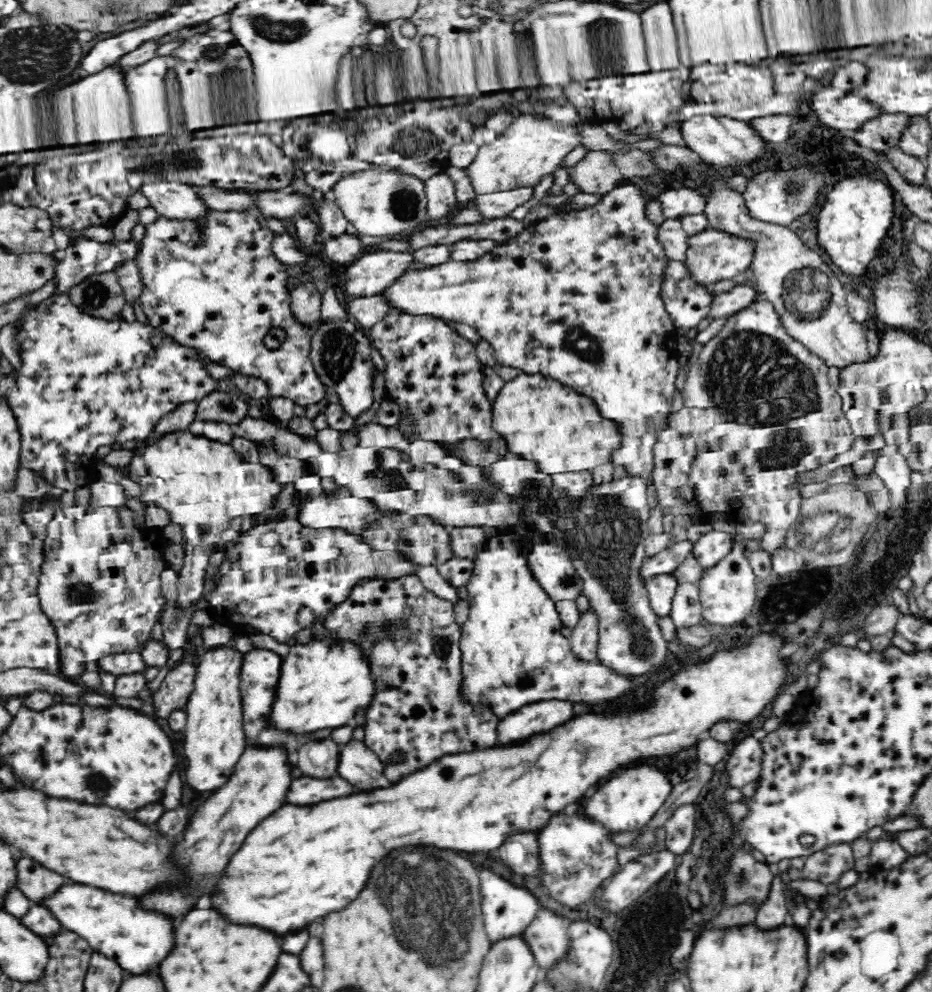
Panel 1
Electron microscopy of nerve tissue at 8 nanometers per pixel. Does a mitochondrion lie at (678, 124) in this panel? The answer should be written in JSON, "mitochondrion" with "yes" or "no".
{"mitochondrion":"no"}

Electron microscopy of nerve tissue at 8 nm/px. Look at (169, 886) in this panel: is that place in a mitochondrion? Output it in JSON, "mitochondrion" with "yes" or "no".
{"mitochondrion":"no"}

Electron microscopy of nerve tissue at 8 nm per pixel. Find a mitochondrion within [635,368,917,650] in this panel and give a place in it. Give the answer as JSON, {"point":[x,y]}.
{"point":[826,538]}

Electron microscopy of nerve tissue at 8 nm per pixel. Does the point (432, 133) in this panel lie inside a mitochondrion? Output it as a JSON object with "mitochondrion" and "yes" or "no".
{"mitochondrion":"yes"}

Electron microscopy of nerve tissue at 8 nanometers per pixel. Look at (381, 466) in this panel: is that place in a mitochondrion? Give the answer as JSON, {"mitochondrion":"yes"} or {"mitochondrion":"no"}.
{"mitochondrion":"yes"}

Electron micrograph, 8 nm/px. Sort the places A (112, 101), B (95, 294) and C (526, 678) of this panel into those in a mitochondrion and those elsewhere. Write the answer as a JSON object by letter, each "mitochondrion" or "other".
{"A":"other","B":"mitochondrion","C":"mitochondrion"}

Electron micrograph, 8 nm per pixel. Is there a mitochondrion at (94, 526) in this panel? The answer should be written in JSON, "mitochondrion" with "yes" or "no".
{"mitochondrion":"no"}

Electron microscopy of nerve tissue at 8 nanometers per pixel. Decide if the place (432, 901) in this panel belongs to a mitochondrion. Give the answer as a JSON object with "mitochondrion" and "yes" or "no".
{"mitochondrion":"yes"}

